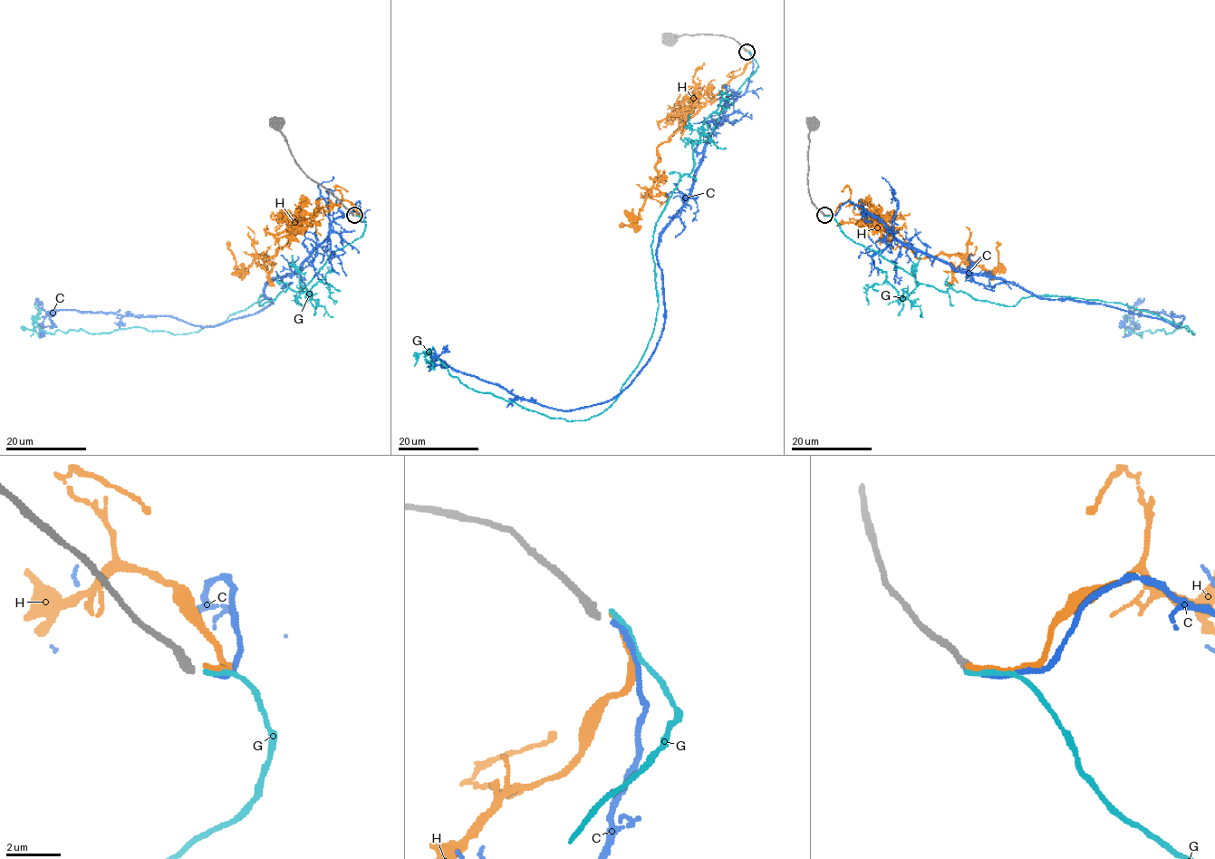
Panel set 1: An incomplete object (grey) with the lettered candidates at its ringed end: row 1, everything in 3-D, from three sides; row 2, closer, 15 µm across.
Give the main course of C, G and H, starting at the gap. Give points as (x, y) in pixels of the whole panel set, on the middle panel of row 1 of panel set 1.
C: (748, 52), (747, 89), (661, 235), (662, 332), (624, 389), (553, 410), (433, 349)
G: (748, 51), (756, 70), (656, 223), (652, 336), (617, 398), (567, 421), (468, 388), (429, 349), (434, 370)
H: (748, 51), (750, 62), (746, 69), (658, 146), (657, 180), (638, 217), (629, 225), (621, 225)

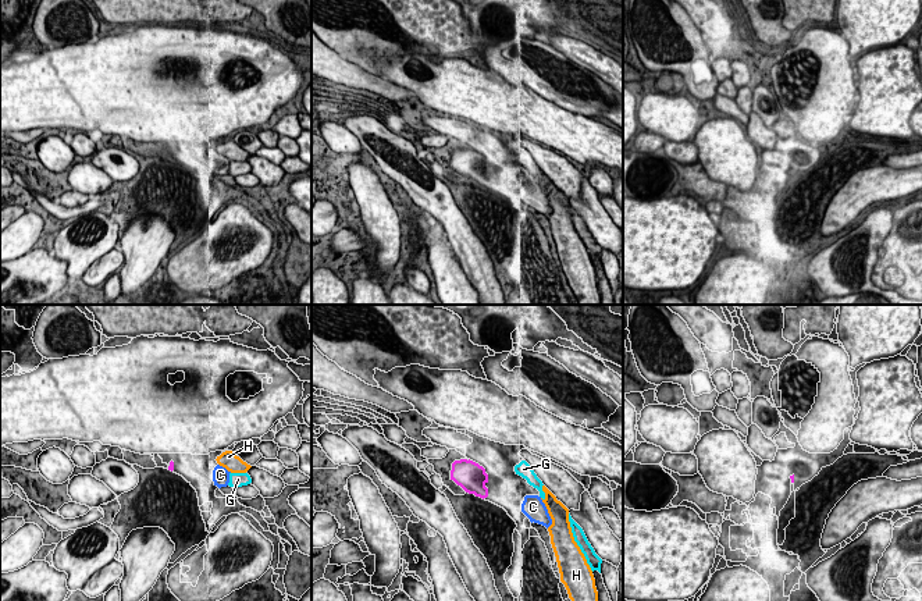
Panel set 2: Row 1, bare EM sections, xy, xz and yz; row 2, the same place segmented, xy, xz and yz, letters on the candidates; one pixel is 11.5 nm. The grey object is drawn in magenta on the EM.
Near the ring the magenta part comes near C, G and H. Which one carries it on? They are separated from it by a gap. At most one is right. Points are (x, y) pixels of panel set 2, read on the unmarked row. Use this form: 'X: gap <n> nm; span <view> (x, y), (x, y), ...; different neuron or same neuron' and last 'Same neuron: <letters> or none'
C: gap 420 nm; span xz (487, 184), (522, 192); same neuron
G: gap 320 nm; span xz (487, 163), (515, 159); different neuron
H: gap 500 nm; span xy (173, 150), (216, 148); different neuron
Same neuron: C

